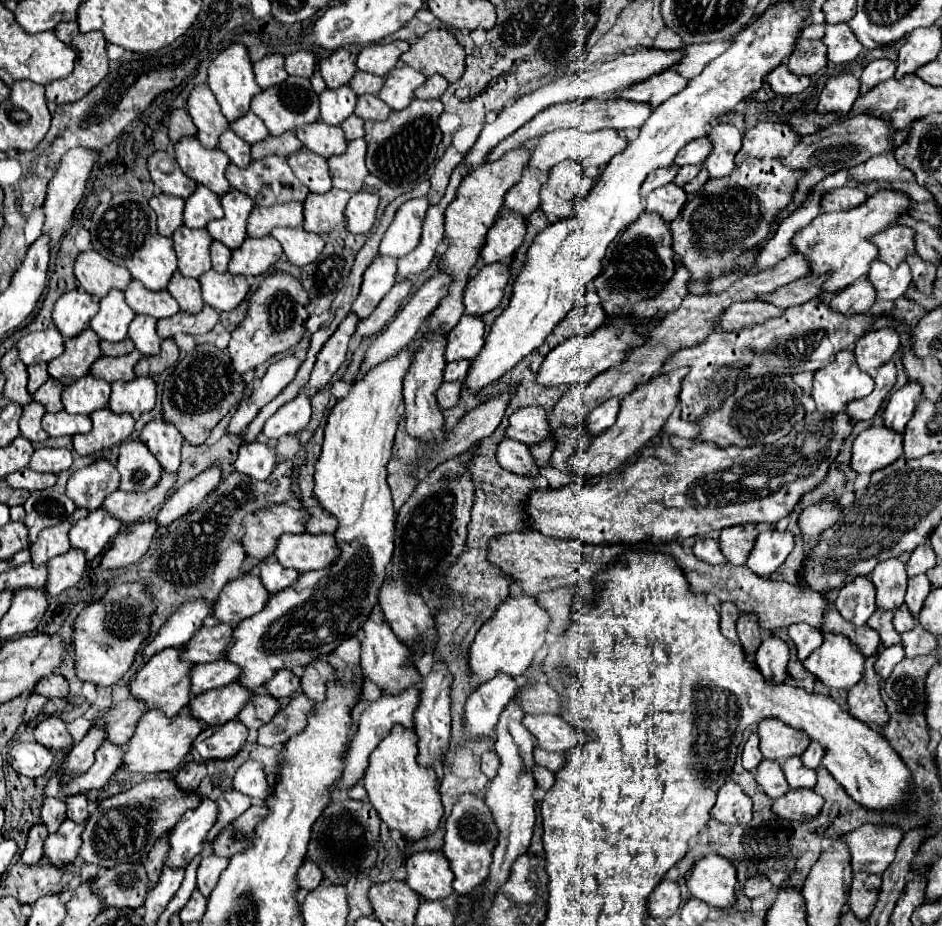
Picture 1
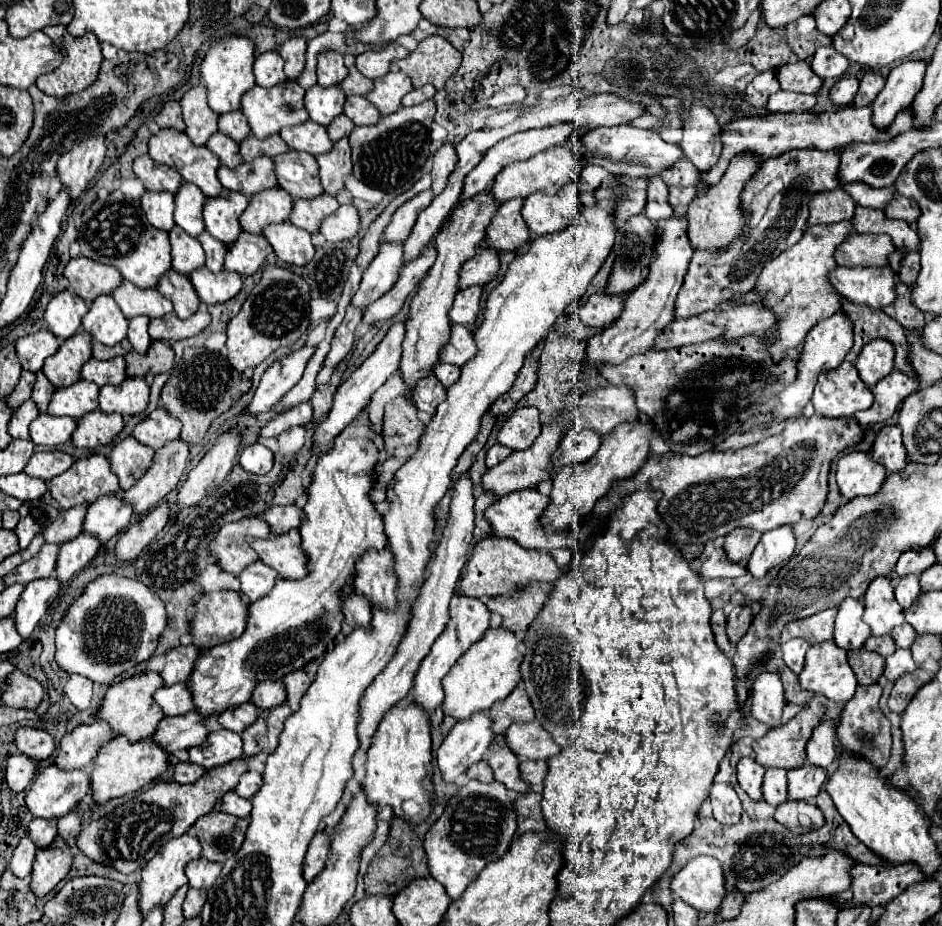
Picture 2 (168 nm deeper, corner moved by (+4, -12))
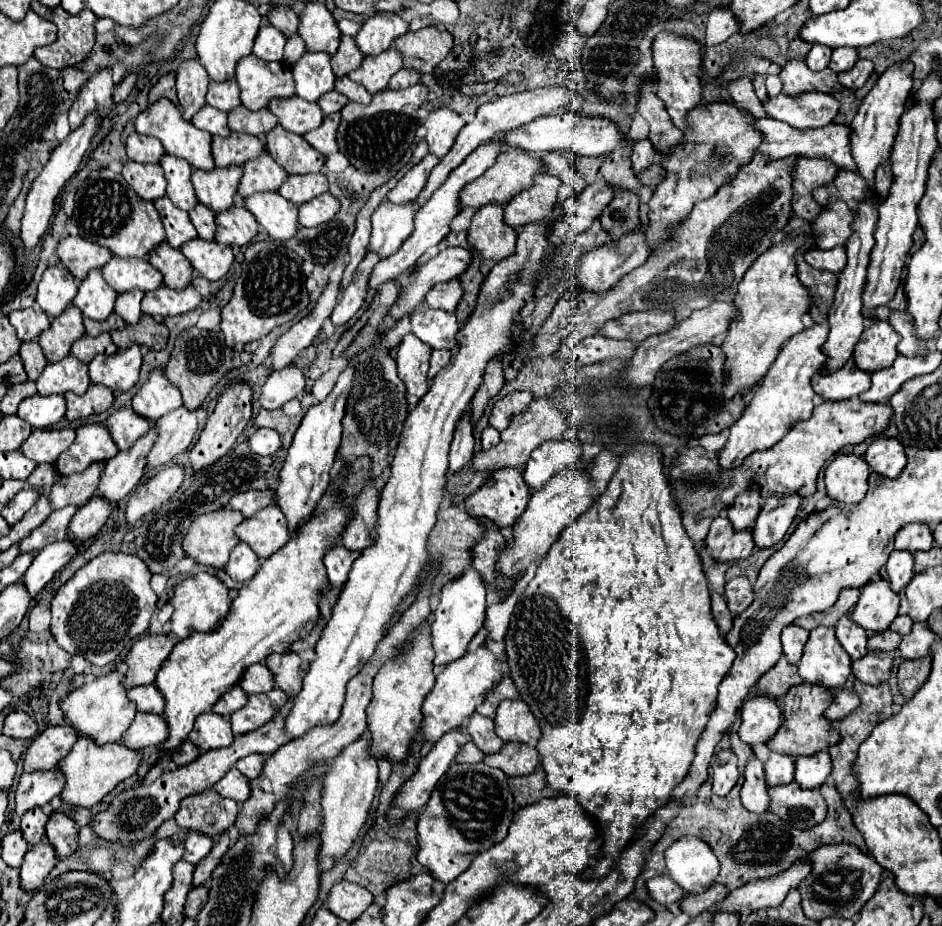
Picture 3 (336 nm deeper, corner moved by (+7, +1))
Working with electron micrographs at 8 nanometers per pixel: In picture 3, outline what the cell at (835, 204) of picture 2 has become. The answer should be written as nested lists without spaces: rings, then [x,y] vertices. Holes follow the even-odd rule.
[[[796,156],[794,168],[792,168],[792,210],[796,216],[812,222],[820,206],[812,198],[812,190],[818,186],[828,184],[836,176],[838,168],[828,158],[808,158],[808,156]]]

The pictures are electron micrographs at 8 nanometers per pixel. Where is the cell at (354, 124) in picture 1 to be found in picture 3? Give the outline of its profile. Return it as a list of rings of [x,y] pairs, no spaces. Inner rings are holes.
[[[332,90],[332,92],[326,92],[324,96],[320,96],[318,106],[322,108],[322,112],[324,112],[326,116],[330,116],[332,112],[340,112],[340,110],[342,110],[342,106],[344,106],[346,102],[348,102],[348,98],[346,98],[344,94],[340,94],[340,92]]]

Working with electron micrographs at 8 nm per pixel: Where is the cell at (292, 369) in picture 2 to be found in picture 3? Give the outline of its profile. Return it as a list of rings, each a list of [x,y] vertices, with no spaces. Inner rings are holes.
[[[328,282],[320,298],[316,300],[314,310],[278,338],[278,342],[272,348],[272,358],[270,358],[272,370],[286,368],[302,348],[308,348],[316,340],[324,320],[332,314],[334,306],[338,304],[336,294],[340,294],[340,284]]]

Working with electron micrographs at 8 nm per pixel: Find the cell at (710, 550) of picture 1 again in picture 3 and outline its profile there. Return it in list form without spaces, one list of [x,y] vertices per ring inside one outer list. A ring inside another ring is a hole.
[[[716,518],[706,536],[706,550],[716,562],[748,558],[754,548],[752,528],[734,530],[728,518]]]

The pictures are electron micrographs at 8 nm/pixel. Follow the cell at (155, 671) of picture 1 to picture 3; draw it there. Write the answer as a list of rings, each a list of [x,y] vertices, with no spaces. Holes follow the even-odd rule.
[[[108,672],[76,688],[74,692],[70,692],[60,700],[60,710],[64,712],[64,720],[76,730],[80,738],[90,738],[96,744],[118,742],[126,732],[126,728],[132,724],[136,708],[126,698],[126,688],[122,686],[122,678],[124,678],[122,672]]]

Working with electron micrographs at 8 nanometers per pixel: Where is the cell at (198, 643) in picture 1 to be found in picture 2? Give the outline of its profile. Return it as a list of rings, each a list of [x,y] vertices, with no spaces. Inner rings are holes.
[[[181,645],[181,647],[171,649],[165,657],[167,657],[167,663],[165,663],[165,669],[161,671],[161,677],[163,677],[165,685],[171,687],[175,683],[187,681],[187,677],[191,675],[191,669],[199,657],[199,647]]]

